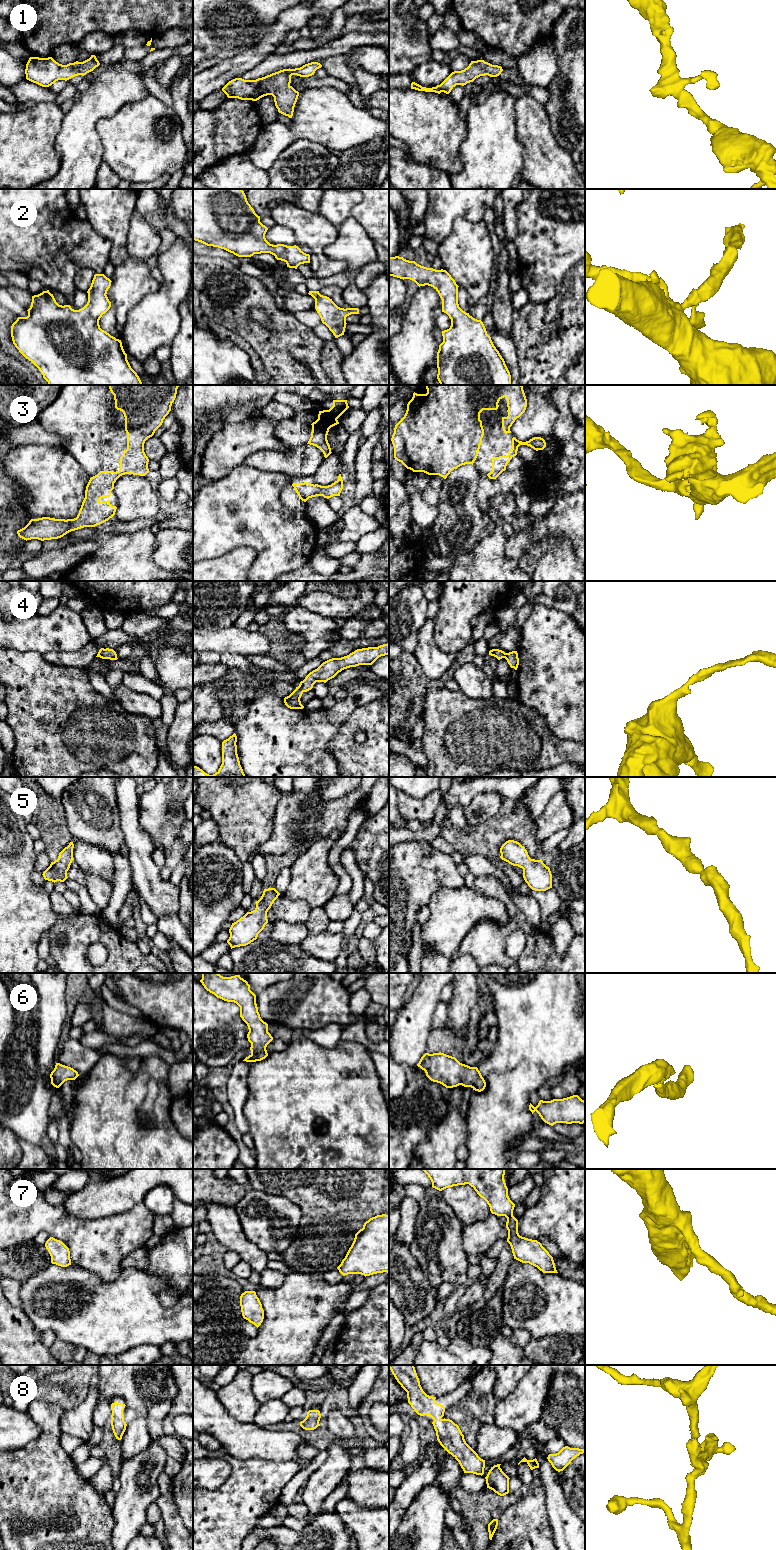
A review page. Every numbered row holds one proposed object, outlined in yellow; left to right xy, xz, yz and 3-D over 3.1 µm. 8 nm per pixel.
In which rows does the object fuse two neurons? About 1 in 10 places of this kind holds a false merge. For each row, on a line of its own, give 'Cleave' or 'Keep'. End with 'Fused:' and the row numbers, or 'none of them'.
1: Keep
2: Keep
3: Keep
4: Keep
5: Keep
6: Keep
7: Keep
8: Keep
Fused: none of them

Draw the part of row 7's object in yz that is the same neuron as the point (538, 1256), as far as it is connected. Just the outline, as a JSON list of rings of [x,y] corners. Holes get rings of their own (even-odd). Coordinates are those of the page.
[[[422,1169],[430,1178],[432,1187],[446,1188],[469,1184],[490,1207],[492,1214],[507,1218],[507,1242],[514,1259],[529,1263],[543,1273],[558,1273],[553,1257],[537,1240],[522,1237],[518,1233],[518,1220],[513,1216],[515,1204],[508,1196],[505,1169]]]

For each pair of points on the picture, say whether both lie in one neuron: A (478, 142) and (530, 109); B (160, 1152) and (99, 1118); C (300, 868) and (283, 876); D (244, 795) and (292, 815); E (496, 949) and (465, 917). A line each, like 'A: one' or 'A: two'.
A: two
B: one
C: two
D: two
E: two

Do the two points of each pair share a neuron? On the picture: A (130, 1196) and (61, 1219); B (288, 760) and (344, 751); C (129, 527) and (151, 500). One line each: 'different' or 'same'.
A: different
B: different
C: different

